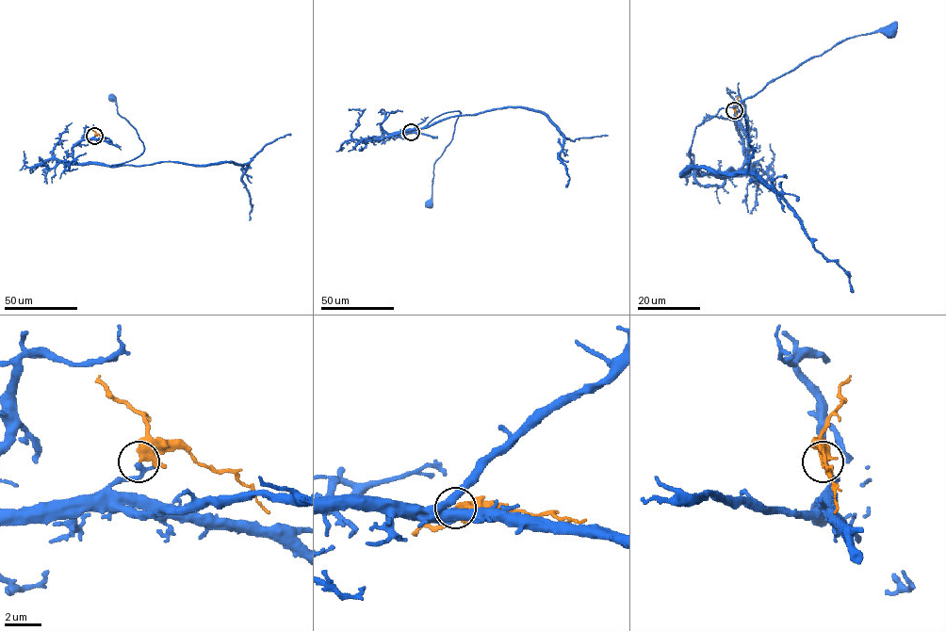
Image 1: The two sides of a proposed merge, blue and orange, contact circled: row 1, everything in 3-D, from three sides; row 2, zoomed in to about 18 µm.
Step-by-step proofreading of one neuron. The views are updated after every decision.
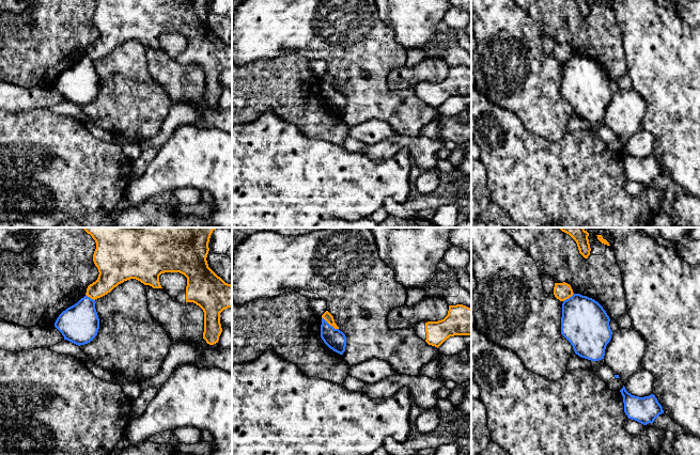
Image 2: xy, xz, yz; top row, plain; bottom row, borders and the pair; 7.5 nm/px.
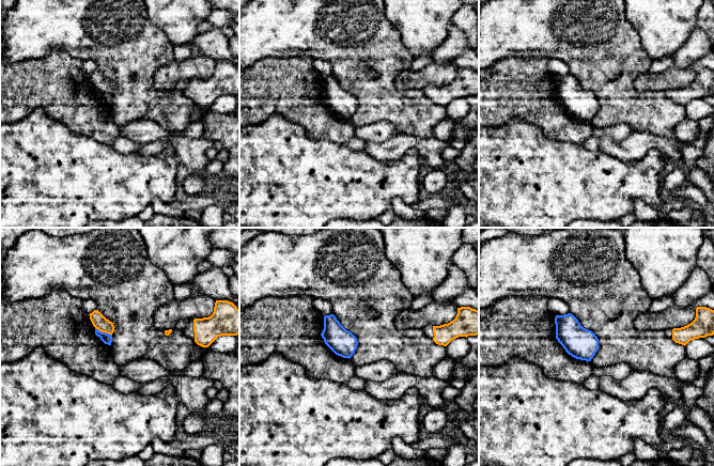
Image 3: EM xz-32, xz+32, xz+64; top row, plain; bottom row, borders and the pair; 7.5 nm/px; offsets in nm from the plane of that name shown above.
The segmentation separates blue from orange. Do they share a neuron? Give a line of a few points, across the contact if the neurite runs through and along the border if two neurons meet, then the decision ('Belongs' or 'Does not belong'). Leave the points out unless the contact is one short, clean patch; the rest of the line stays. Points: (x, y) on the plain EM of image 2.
Line: xz (322, 78), (338, 90). Does not belong

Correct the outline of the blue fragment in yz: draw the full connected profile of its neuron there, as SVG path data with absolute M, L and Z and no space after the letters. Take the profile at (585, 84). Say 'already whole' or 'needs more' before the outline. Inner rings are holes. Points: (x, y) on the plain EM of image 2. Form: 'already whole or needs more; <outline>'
already whole; M580 54L562 64L561 95L571 104L576 115L598 122L611 100L610 79L603 67Z

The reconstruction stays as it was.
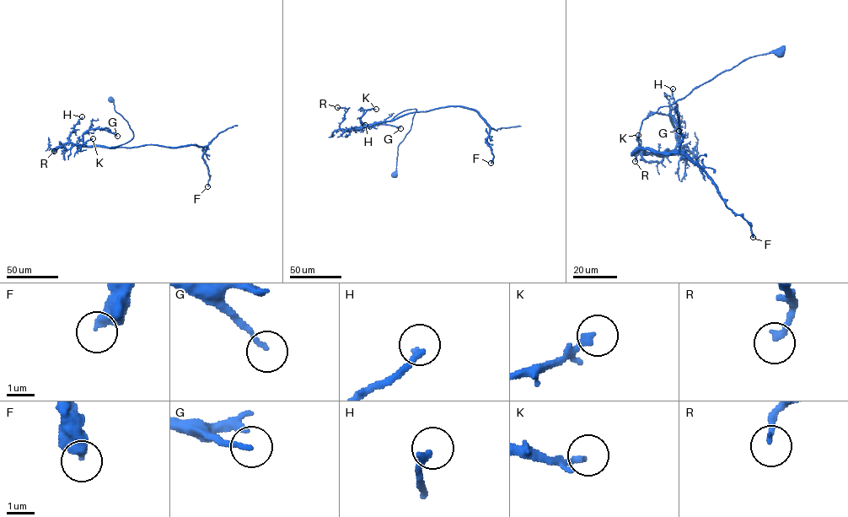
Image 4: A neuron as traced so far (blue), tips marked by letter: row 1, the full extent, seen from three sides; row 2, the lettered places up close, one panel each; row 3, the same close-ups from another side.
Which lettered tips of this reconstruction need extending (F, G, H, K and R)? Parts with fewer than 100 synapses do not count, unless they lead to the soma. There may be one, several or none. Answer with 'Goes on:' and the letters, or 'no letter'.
Goes on: no letter

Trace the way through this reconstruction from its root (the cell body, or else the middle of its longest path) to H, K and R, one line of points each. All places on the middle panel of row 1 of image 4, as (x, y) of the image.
H: (394, 175), (398, 147), (410, 130), (416, 110), (402, 111), (389, 121), (365, 125)
K: (394, 175), (398, 147), (416, 110), (366, 126), (360, 119), (363, 110), (376, 109)
R: (394, 175), (398, 147), (416, 110), (362, 128), (341, 129), (340, 124), (347, 109), (337, 107)

